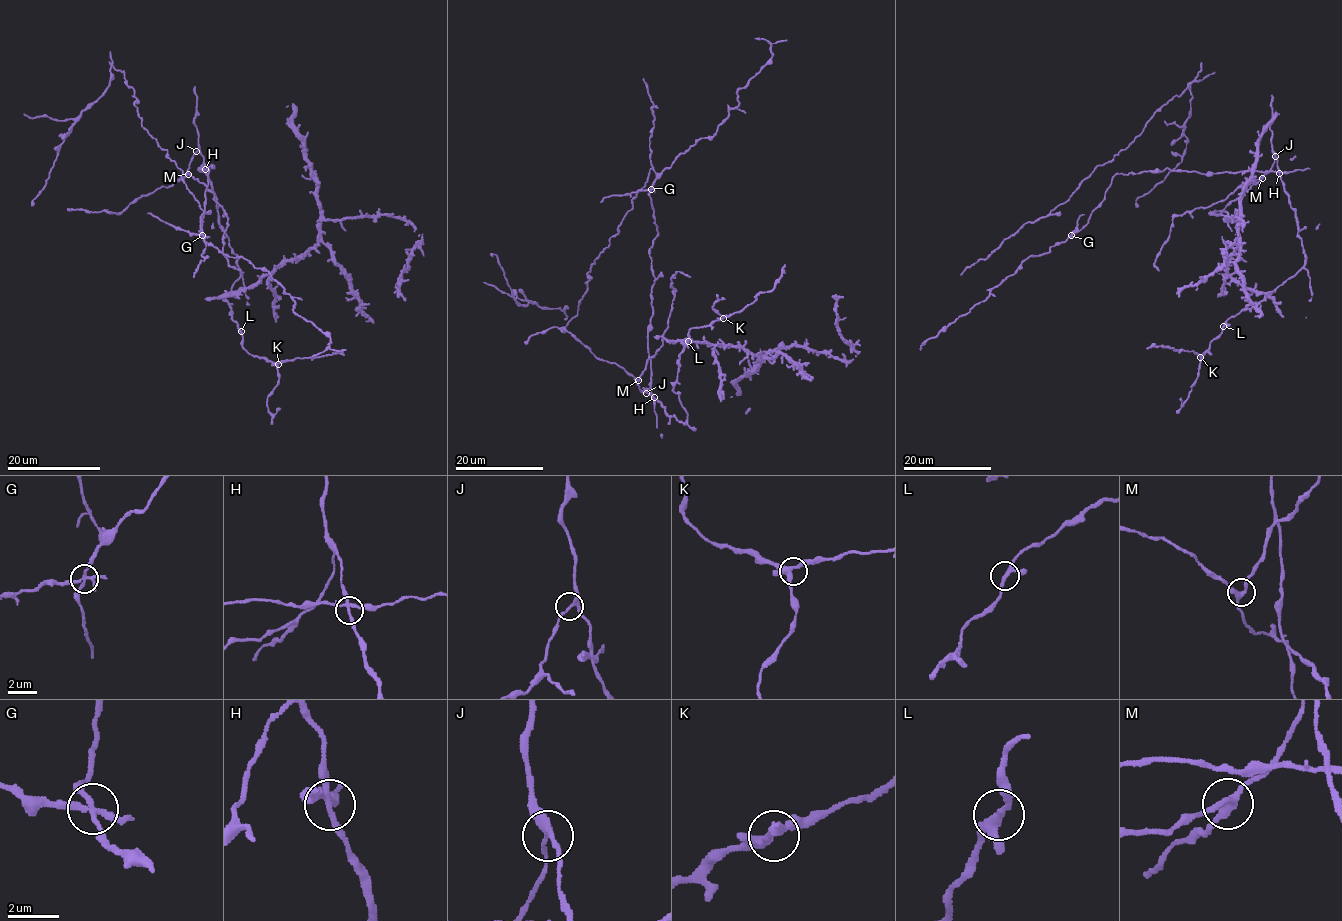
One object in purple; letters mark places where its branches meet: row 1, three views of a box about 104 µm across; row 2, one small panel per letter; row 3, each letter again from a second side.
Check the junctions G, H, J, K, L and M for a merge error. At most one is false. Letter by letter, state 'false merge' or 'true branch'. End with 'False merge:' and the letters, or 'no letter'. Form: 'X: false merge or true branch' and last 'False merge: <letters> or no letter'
G: false merge
H: true branch
J: true branch
K: true branch
L: true branch
M: true branch
False merge: G

